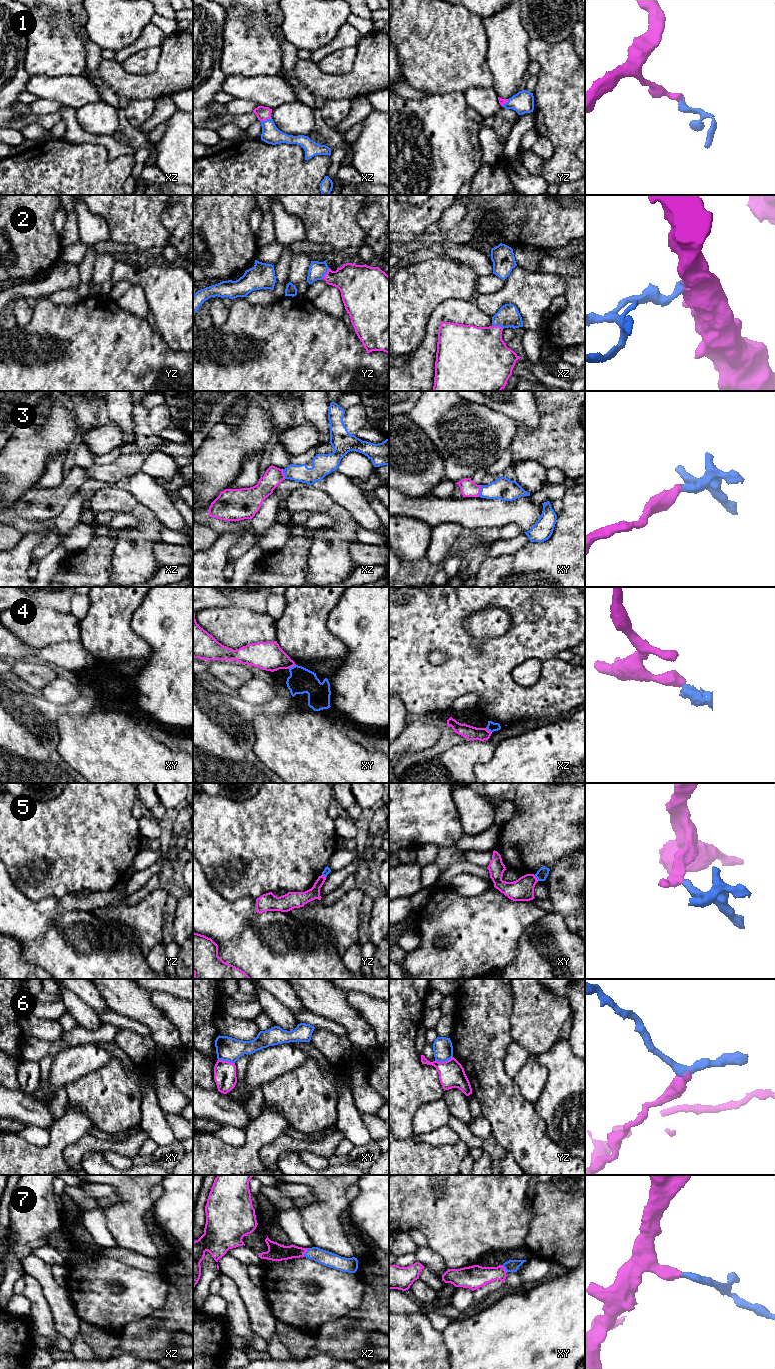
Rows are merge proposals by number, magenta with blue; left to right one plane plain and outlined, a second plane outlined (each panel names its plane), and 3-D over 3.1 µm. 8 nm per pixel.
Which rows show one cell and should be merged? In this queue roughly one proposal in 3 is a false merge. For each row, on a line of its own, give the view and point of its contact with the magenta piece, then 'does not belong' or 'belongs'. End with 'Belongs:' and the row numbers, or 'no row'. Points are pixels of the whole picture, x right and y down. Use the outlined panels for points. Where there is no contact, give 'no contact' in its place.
1: xz (266, 119) | belongs
2: xz (498, 326) | belongs
3: xy (480, 490) | belongs
4: xy (291, 666) | does not belong
5: xy (536, 878) | does not belong
6: yz (443, 1062) | does not belong
7: xz (306, 1251) | belongs
Belongs: 1, 2, 3, 7

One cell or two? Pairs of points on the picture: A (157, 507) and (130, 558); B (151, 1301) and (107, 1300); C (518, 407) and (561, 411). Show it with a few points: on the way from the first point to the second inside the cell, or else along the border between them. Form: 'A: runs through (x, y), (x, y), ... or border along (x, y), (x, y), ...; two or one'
A: border along (135, 499), (145, 505), (164, 526); two
B: runs through (140, 1300), (118, 1300); one
C: border along (536, 401), (539, 423), (527, 430); two

